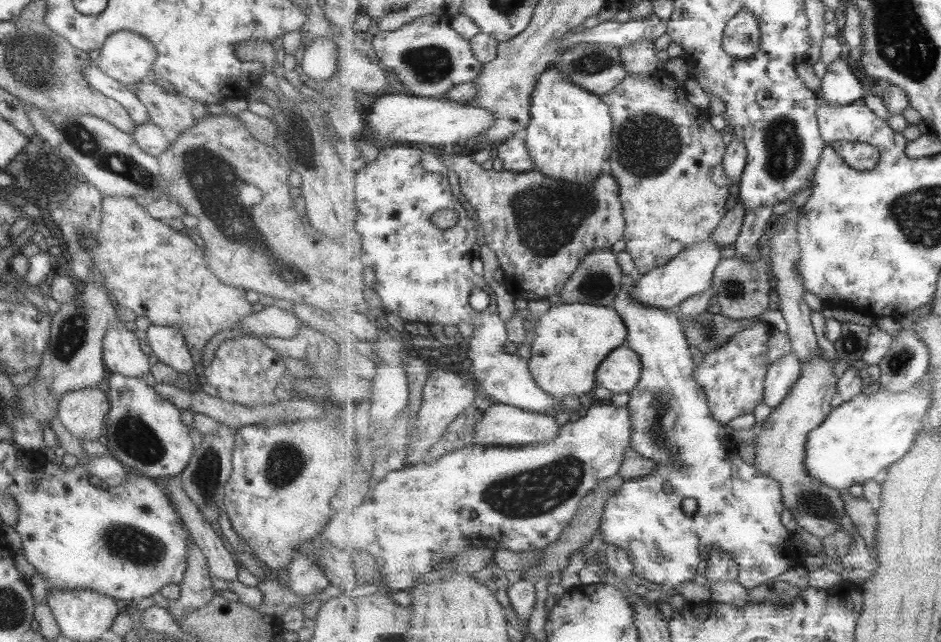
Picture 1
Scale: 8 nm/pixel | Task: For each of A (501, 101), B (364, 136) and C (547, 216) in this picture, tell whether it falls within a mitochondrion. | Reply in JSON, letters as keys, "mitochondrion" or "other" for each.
{"A":"other","B":"other","C":"mitochondrion"}

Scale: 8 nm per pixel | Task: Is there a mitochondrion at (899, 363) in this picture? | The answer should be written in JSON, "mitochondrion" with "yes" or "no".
{"mitochondrion":"yes"}

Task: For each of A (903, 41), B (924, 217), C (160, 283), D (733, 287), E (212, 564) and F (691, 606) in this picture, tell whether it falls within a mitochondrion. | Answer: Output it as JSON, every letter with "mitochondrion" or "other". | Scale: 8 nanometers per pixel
{"A":"mitochondrion","B":"mitochondrion","C":"other","D":"mitochondrion","E":"other","F":"other"}

